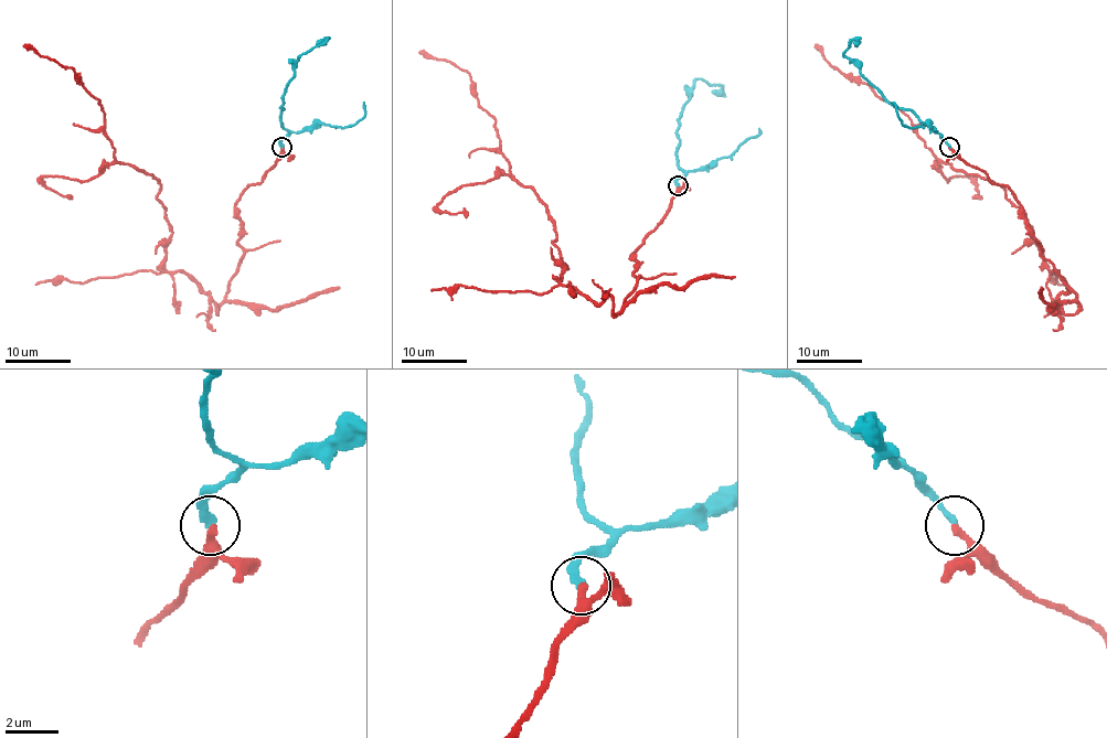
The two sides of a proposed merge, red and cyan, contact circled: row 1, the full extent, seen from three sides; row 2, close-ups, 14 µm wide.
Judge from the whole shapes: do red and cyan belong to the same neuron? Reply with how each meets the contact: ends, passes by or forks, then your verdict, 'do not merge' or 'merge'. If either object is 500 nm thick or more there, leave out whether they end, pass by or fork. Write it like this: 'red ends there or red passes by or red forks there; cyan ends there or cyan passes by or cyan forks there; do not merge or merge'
red ends there; cyan ends there; merge

